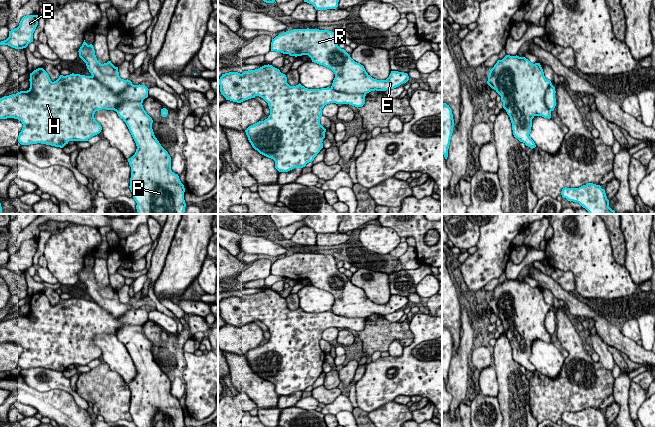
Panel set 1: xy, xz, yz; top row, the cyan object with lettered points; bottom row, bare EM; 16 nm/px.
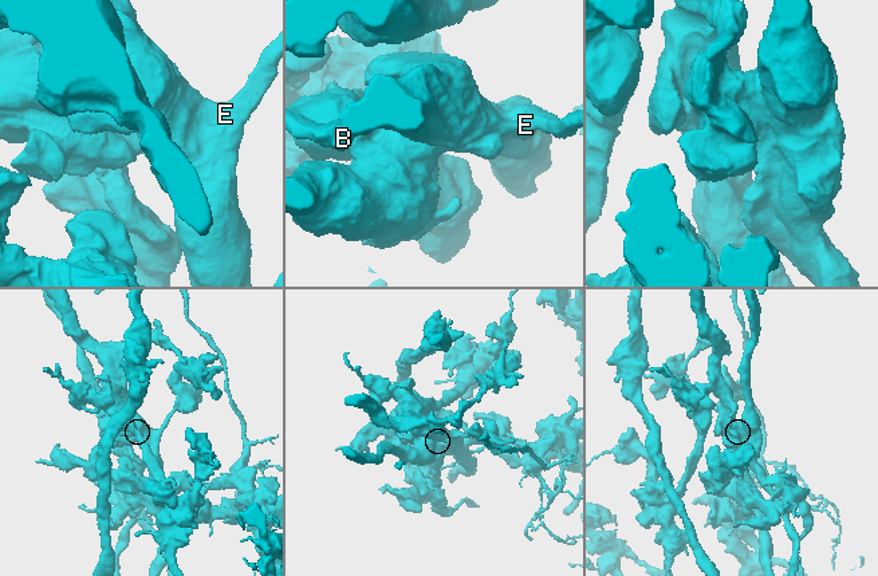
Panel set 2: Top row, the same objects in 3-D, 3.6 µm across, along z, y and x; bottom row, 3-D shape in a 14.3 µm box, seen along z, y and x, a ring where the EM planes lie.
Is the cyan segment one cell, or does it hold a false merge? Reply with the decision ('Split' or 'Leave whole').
Split

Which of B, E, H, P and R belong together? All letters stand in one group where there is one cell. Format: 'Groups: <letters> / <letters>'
Groups: B E P R / H

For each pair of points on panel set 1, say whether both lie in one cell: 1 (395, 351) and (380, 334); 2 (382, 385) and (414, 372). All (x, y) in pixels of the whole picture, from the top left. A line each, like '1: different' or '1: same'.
1: different
2: same

